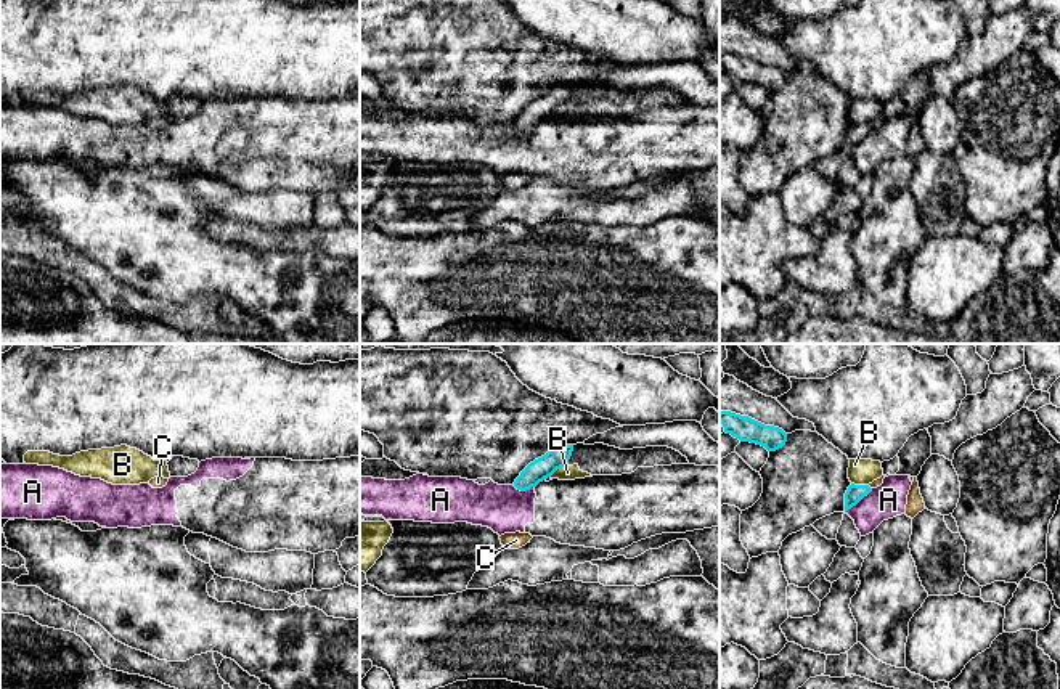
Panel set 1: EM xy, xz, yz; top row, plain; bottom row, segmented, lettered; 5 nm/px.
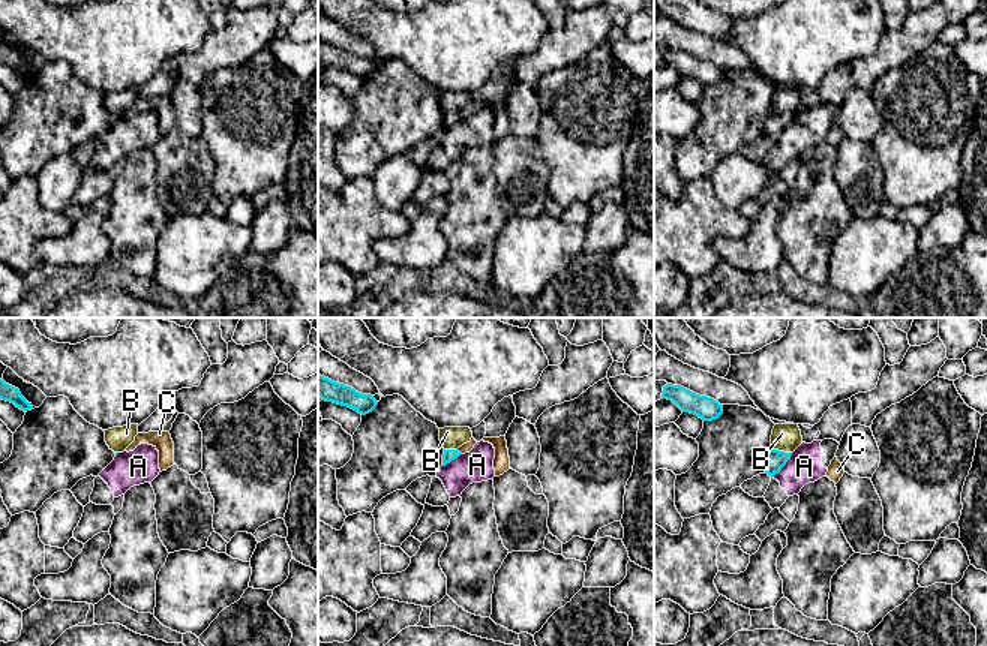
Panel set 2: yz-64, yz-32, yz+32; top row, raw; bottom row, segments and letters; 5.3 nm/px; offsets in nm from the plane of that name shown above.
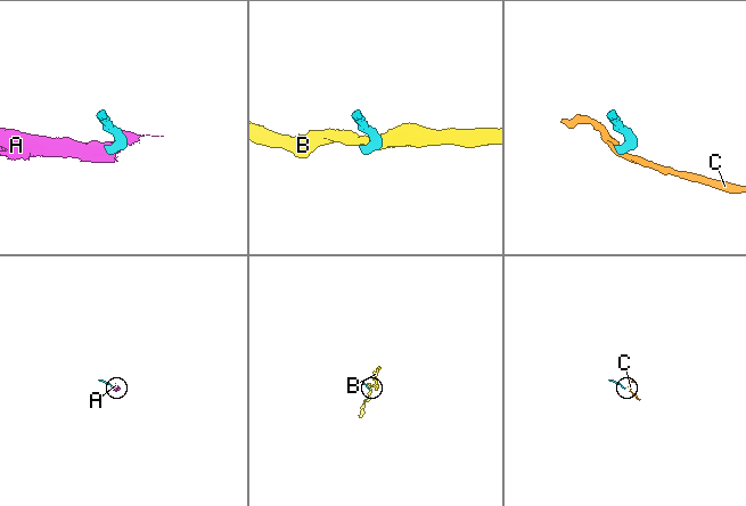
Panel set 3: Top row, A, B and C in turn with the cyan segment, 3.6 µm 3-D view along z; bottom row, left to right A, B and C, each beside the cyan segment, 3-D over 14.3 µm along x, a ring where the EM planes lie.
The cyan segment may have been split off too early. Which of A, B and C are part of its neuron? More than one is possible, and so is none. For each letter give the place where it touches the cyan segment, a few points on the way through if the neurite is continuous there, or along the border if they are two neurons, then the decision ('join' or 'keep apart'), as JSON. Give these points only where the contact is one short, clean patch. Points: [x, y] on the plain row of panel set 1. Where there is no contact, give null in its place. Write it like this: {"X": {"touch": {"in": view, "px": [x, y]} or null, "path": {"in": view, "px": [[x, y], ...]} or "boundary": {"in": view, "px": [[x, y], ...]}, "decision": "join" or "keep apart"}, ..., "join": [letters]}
{"A": {"touch": {"in": "yz", "px": [858, 142]}, "boundary": {"in": "yz", "px": [[872, 129], [845, 151]]}, "decision": "keep apart"}, "B": {"touch": {"in": "xz", "px": [558, 108]}, "boundary": {"in": "xz", "px": [[567, 105], [550, 116]]}, "decision": "keep apart"}, "C": {"touch": {"in": "yz", "px": [869, 127]}, "path": {"in": "yz", "px": [[855, 134], [869, 127], [877, 122]]}, "decision": "join"}, "join": ["C"]}

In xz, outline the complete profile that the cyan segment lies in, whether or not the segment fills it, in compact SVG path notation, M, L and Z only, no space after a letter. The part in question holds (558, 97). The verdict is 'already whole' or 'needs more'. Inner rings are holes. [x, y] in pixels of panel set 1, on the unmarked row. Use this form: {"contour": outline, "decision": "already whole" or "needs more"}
{"contour": "M554 85L544 96L530 103L516 119L514 127L520 132L536 127L557 109L567 106L573 85Z", "decision": "already whole"}

